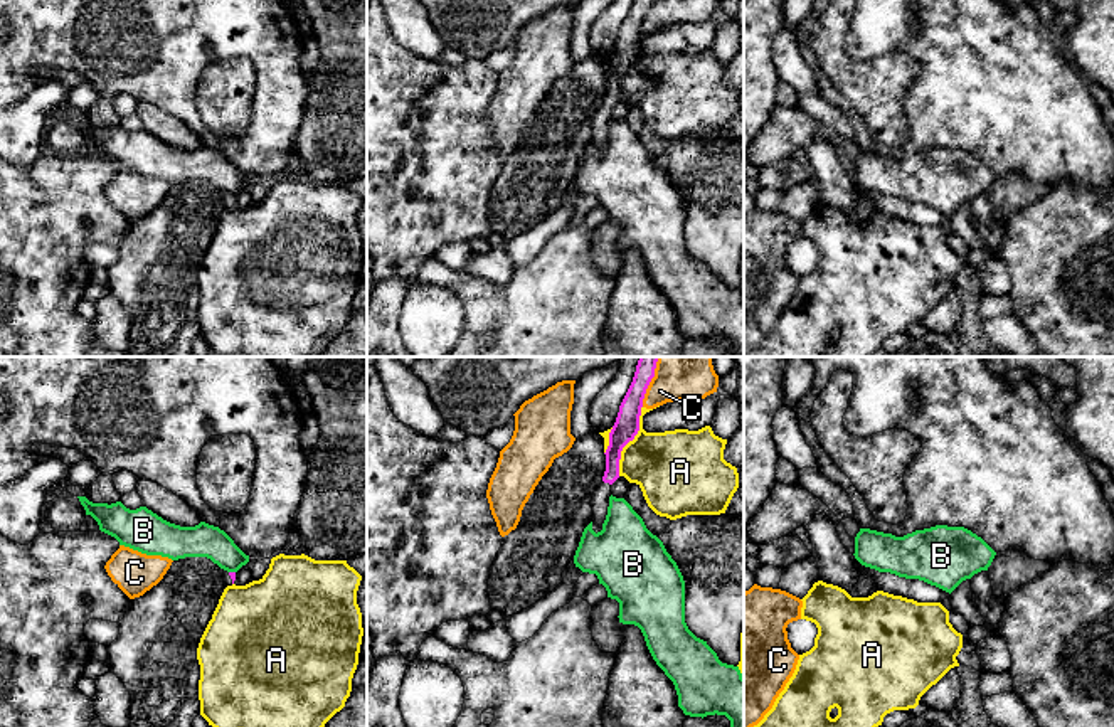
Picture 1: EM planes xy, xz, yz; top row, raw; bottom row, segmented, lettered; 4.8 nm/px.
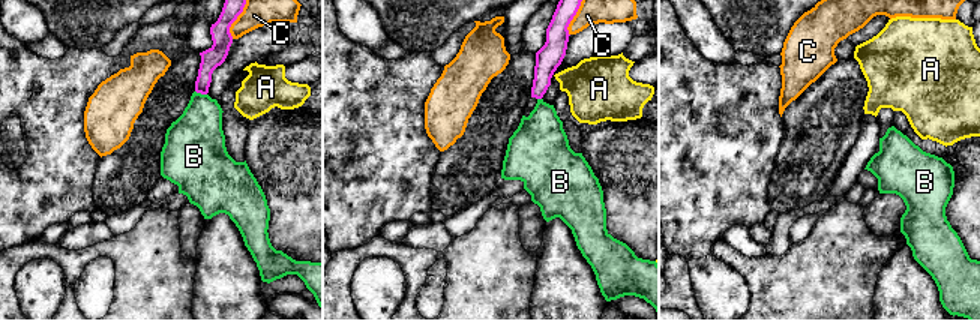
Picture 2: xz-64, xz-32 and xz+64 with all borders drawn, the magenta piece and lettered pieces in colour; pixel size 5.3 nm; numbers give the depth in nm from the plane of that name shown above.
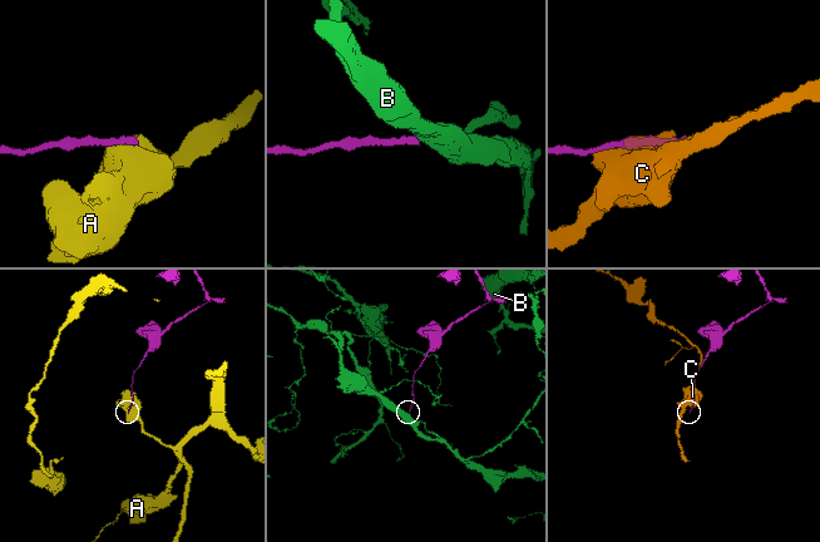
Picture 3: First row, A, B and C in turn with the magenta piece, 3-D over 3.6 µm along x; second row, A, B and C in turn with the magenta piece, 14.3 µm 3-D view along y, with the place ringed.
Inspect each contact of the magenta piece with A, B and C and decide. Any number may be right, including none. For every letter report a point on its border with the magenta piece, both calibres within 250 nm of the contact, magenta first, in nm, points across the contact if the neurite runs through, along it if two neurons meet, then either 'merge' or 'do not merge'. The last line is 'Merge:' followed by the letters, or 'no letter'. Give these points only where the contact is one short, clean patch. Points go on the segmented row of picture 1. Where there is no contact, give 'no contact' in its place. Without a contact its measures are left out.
A: contact xz (630, 440); calibres 120 and 360 nm; border xz (641, 406), (638, 431), (621, 451), (618, 475); do not merge
B: contact xy (233, 573); calibres 30 and 160 nm; border xy (229, 571), (234, 573); do not merge
C: contact xz (650, 381); calibres 120 and 280 nm; do not merge
Merge: no letter

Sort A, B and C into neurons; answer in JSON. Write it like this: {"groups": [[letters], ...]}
{"groups": [["A"], ["B"], ["C"]]}

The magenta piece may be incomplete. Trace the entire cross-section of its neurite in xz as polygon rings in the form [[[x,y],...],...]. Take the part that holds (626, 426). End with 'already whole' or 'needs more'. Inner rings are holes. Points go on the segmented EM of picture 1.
[[[639,357],[633,382],[619,406],[616,422],[609,432],[609,446],[606,449],[606,471],[602,483],[592,495],[591,507],[594,512],[592,530],[602,530],[607,515],[611,485],[619,478],[619,459],[623,448],[634,439],[639,431],[639,416],[646,389],[655,377],[658,357]]]; needs more

